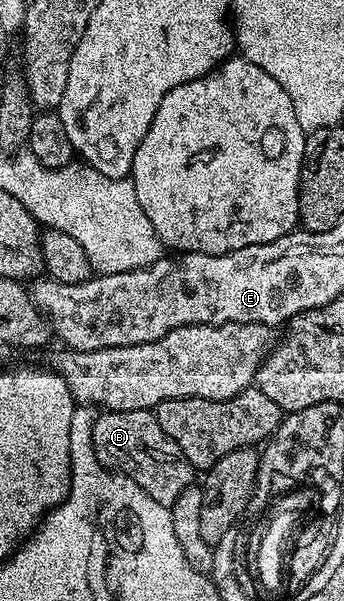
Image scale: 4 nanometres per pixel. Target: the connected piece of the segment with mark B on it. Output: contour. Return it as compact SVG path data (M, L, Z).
M151 409L118 411L117 413L101 412L92 422L92 446L100 465L106 469L123 473L125 477L138 483L138 487L142 487L142 491L146 491L150 499L163 505L171 507L178 499L178 495L182 495L182 491L186 491L186 487L193 484L192 464L186 459L186 455L182 455L178 443L174 443L174 439L170 439L166 431L162 431L162 423L158 423L156 414Z

